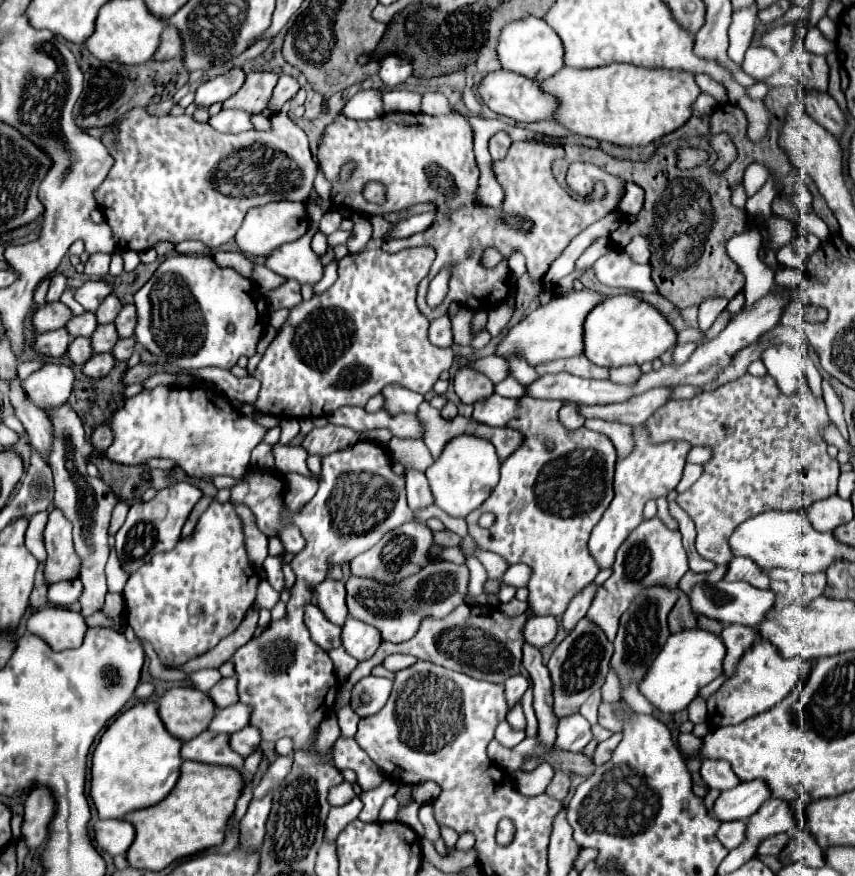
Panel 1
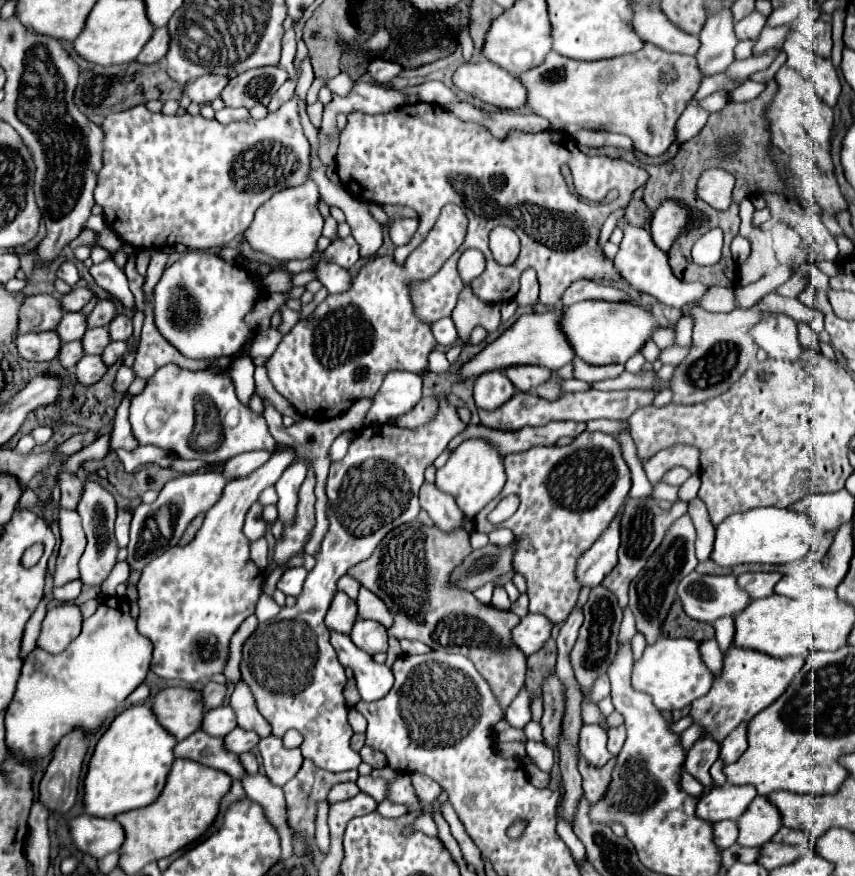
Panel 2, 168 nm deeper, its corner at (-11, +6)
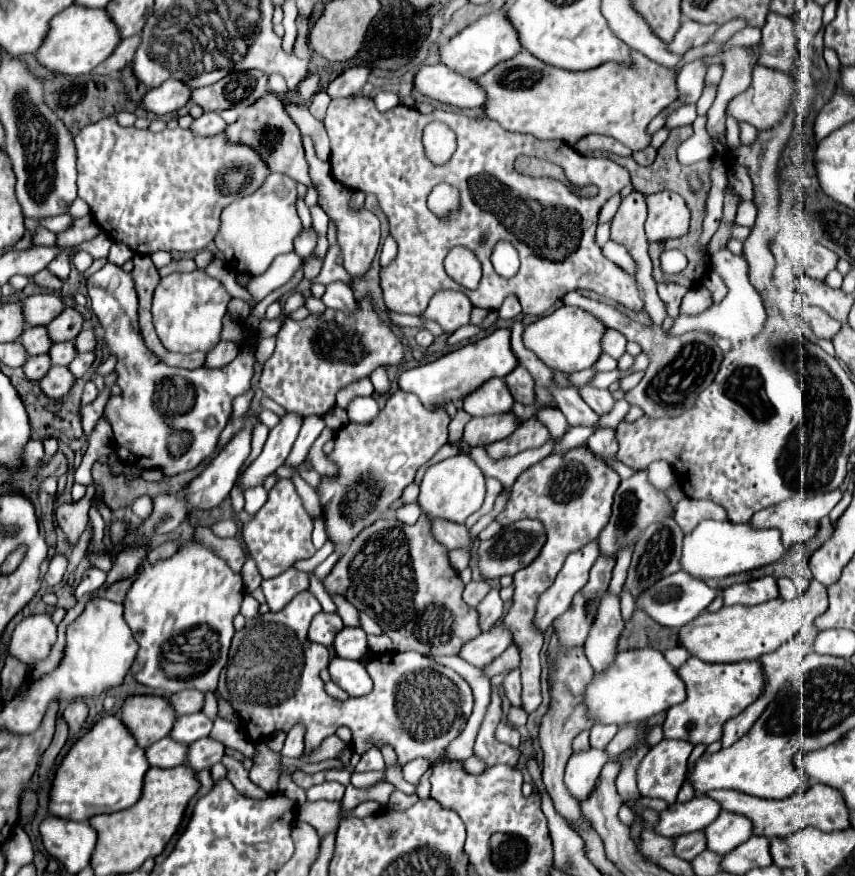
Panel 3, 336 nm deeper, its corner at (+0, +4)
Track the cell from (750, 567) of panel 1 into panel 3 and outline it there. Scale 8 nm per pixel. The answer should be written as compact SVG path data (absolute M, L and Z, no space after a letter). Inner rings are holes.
M761 577L761 579L753 579L747 583L739 583L739 585L731 585L727 589L721 591L723 597L723 605L759 605L765 603L769 599L775 599L777 593L777 583L775 577Z

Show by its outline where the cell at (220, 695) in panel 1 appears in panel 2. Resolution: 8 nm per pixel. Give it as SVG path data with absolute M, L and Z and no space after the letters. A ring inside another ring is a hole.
M208 681L208 683L204 685L204 689L202 689L204 707L206 707L206 709L220 707L224 695L226 695L226 687L224 687L224 685L218 685L218 683L214 683L214 681Z

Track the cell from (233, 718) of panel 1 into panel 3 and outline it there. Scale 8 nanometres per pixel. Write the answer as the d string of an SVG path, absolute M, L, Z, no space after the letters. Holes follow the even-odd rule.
M199 711L199 713L193 713L193 715L177 717L175 727L173 727L169 737L189 745L189 743L193 743L197 739L207 737L211 733L211 729L213 729L213 721L203 711Z

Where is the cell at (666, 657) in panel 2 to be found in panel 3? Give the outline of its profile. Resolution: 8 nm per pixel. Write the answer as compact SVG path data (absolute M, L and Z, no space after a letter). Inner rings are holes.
M645 647L641 651L621 651L609 671L595 675L593 683L585 691L585 703L595 723L627 725L633 721L649 719L673 705L687 699L685 683L677 675L677 669L665 659L659 649Z

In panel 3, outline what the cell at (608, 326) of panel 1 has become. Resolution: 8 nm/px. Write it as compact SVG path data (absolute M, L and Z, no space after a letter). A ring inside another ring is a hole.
M563 305L555 309L551 315L527 325L523 339L525 339L525 347L531 349L551 369L561 373L575 373L589 369L599 361L603 353L601 339L605 337L605 329L607 329L605 323L595 319L595 315L589 315L579 307Z

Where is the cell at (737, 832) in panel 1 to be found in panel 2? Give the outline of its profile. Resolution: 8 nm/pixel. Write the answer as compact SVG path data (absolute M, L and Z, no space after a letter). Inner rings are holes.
M720 821L712 825L714 843L718 849L726 849L736 843L736 823L734 821Z

